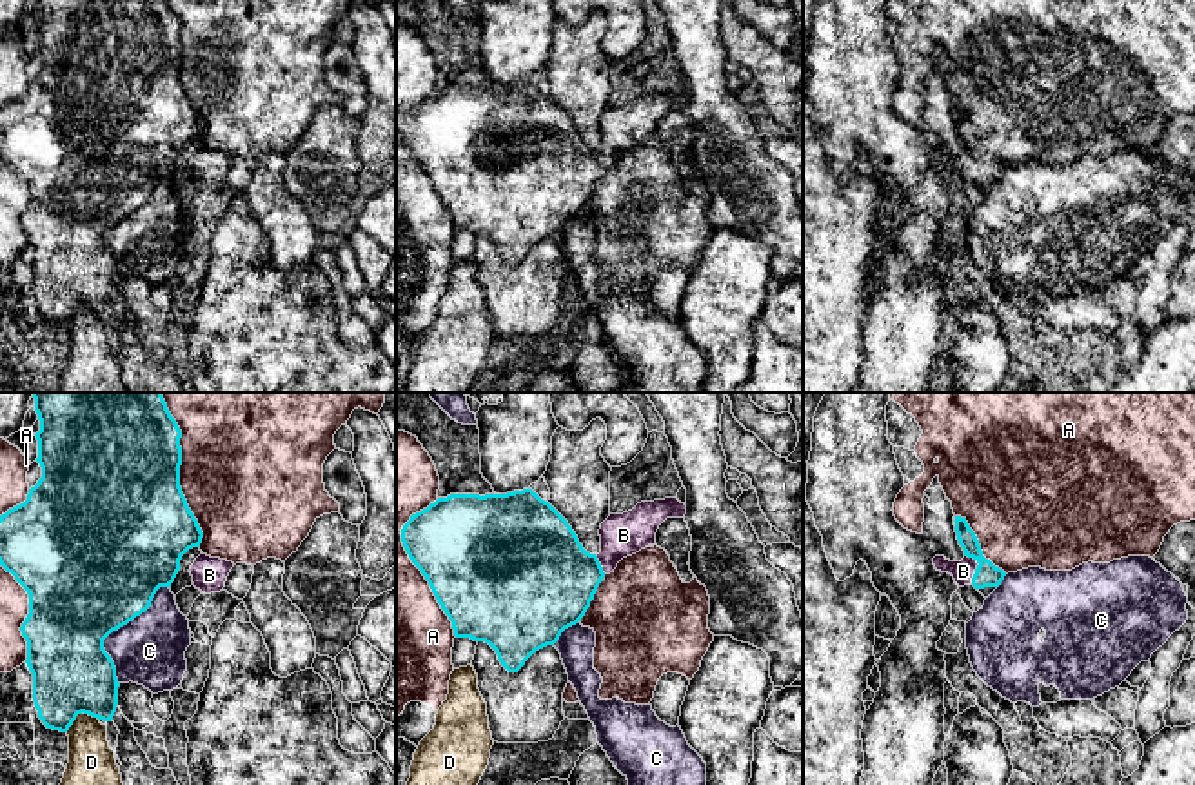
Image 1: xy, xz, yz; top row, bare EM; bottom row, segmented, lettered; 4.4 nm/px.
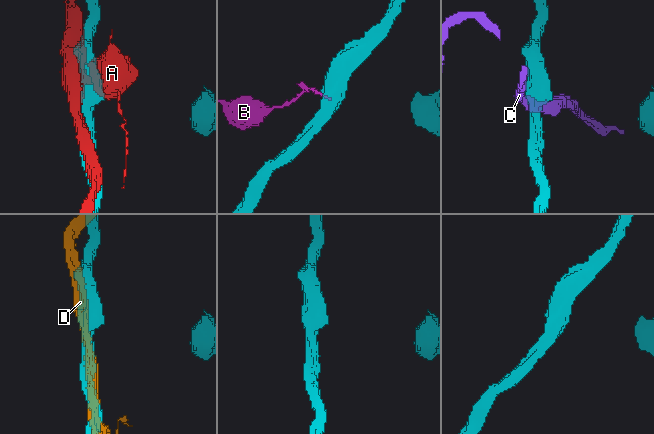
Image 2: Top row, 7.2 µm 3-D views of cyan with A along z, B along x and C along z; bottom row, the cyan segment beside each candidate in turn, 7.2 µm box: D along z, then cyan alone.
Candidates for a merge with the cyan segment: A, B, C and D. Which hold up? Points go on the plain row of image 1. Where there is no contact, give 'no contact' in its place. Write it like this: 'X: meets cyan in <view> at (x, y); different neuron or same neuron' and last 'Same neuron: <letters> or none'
A: meets cyan in xy at (178, 69); different neuron
B: meets cyan in yz at (977, 160); same neuron
C: meets cyan in xy at (117, 222); different neuron
D: meets cyan in xy at (80, 306); different neuron
Same neuron: B

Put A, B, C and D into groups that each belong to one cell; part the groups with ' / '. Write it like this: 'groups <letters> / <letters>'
groups A / B / C / D

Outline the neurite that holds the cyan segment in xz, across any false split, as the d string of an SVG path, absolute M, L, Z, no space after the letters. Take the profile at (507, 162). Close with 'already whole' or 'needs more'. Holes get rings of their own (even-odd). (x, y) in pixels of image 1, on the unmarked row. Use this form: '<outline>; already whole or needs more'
M532 82L485 89L450 87L412 107L401 122L401 134L452 214L454 229L489 236L501 258L509 265L518 265L536 243L554 238L565 222L581 214L599 176L623 151L654 138L656 125L667 111L685 107L686 98L677 91L641 94L628 105L610 107L599 122L601 145L590 147L568 114Z; needs more

